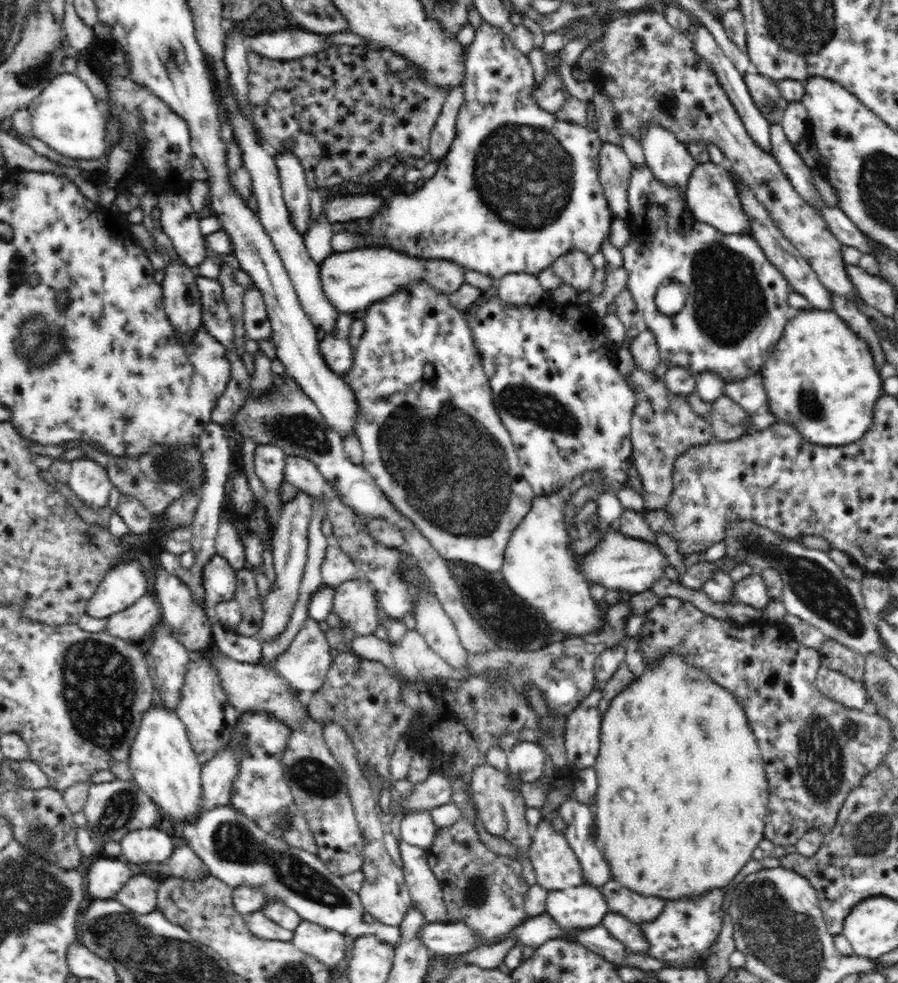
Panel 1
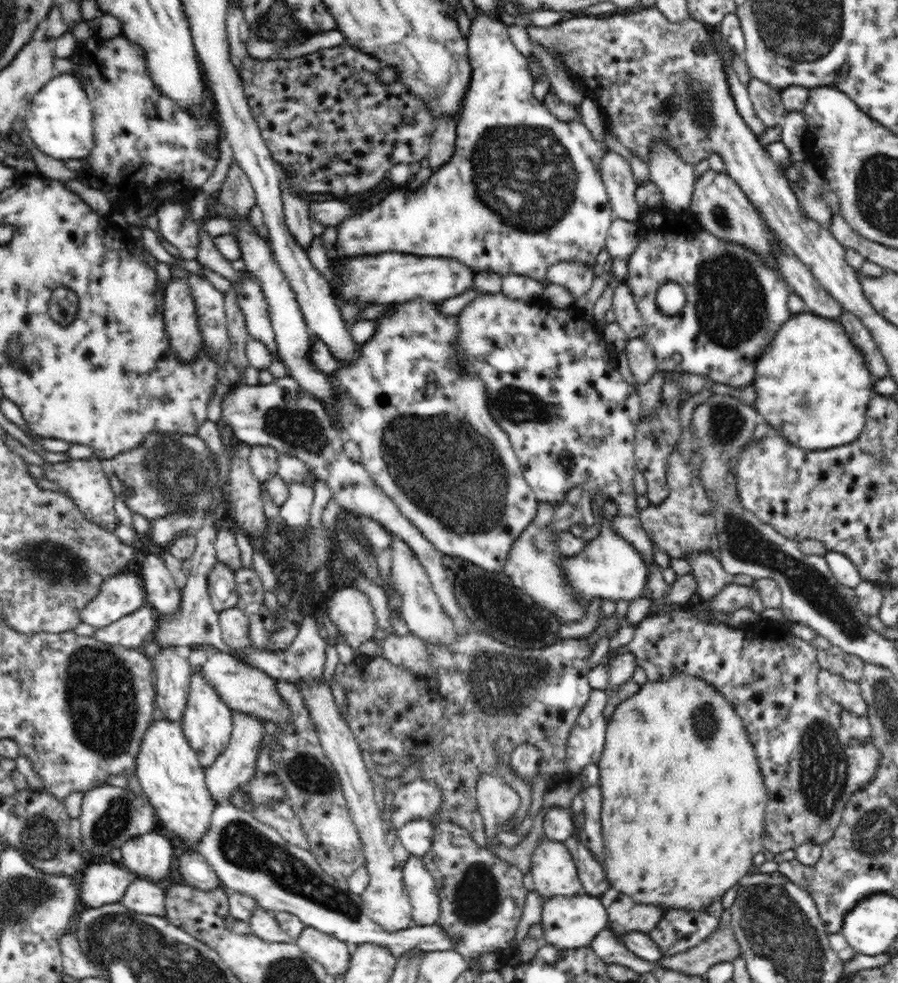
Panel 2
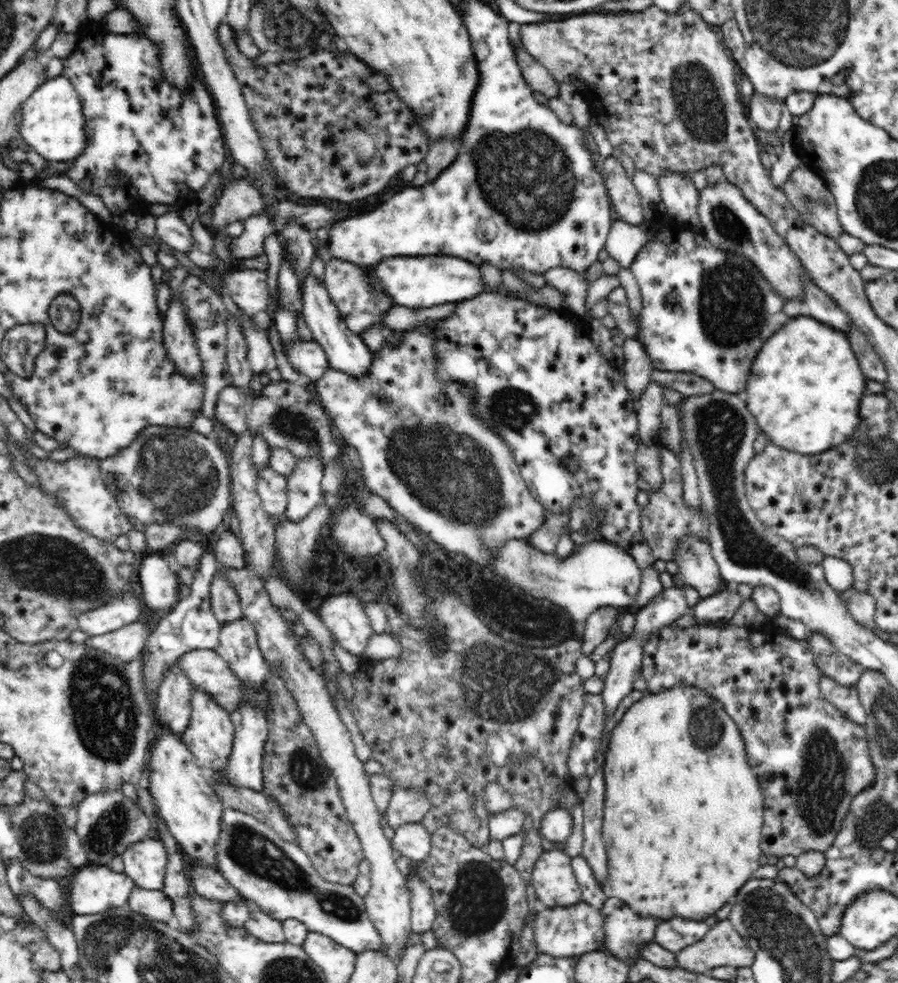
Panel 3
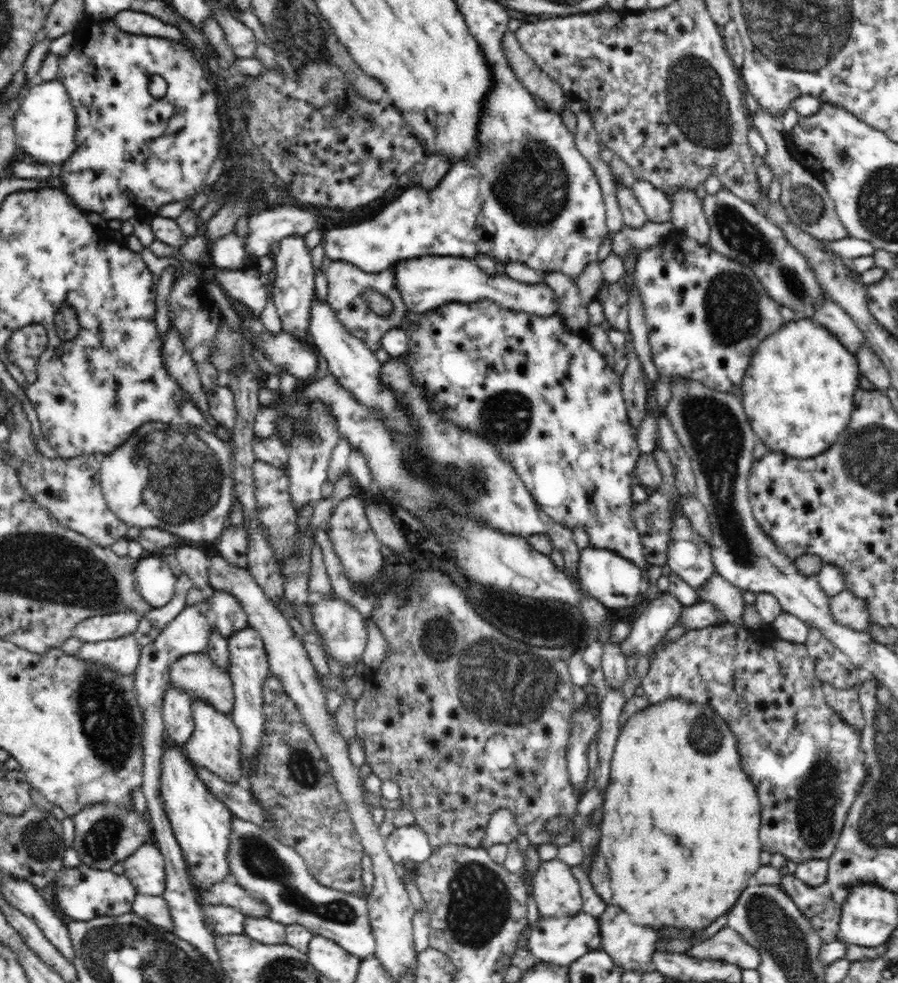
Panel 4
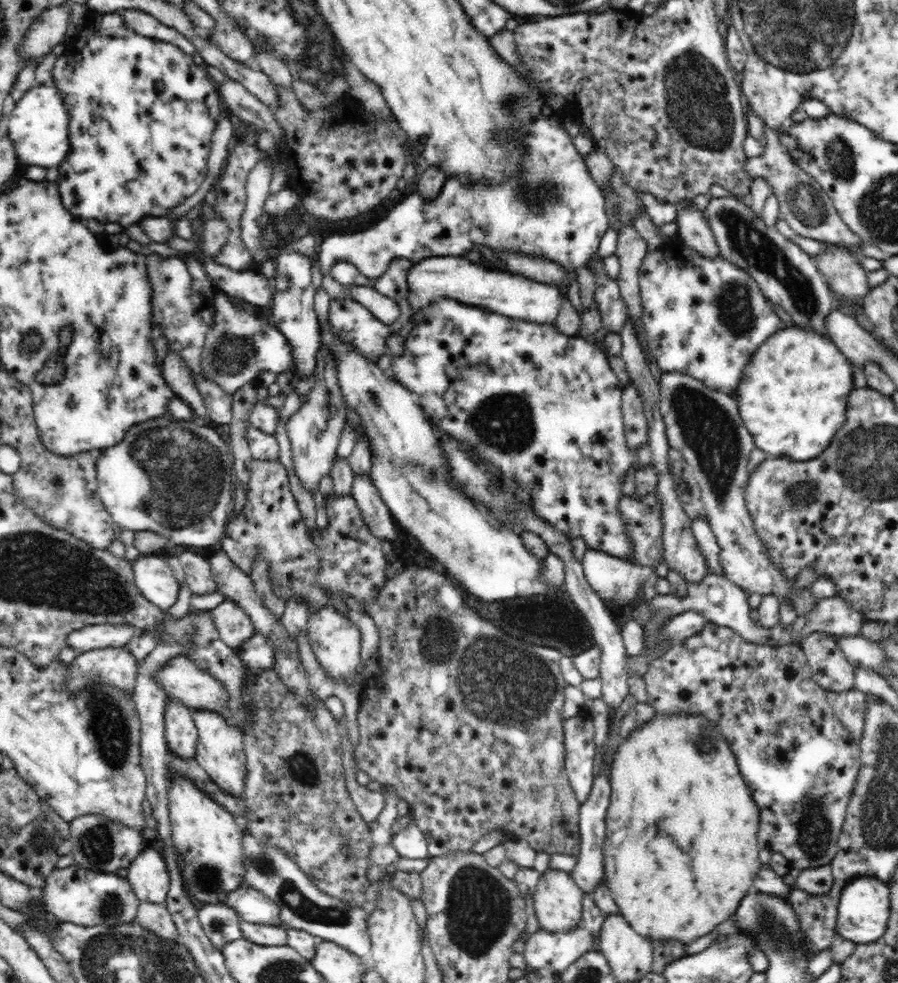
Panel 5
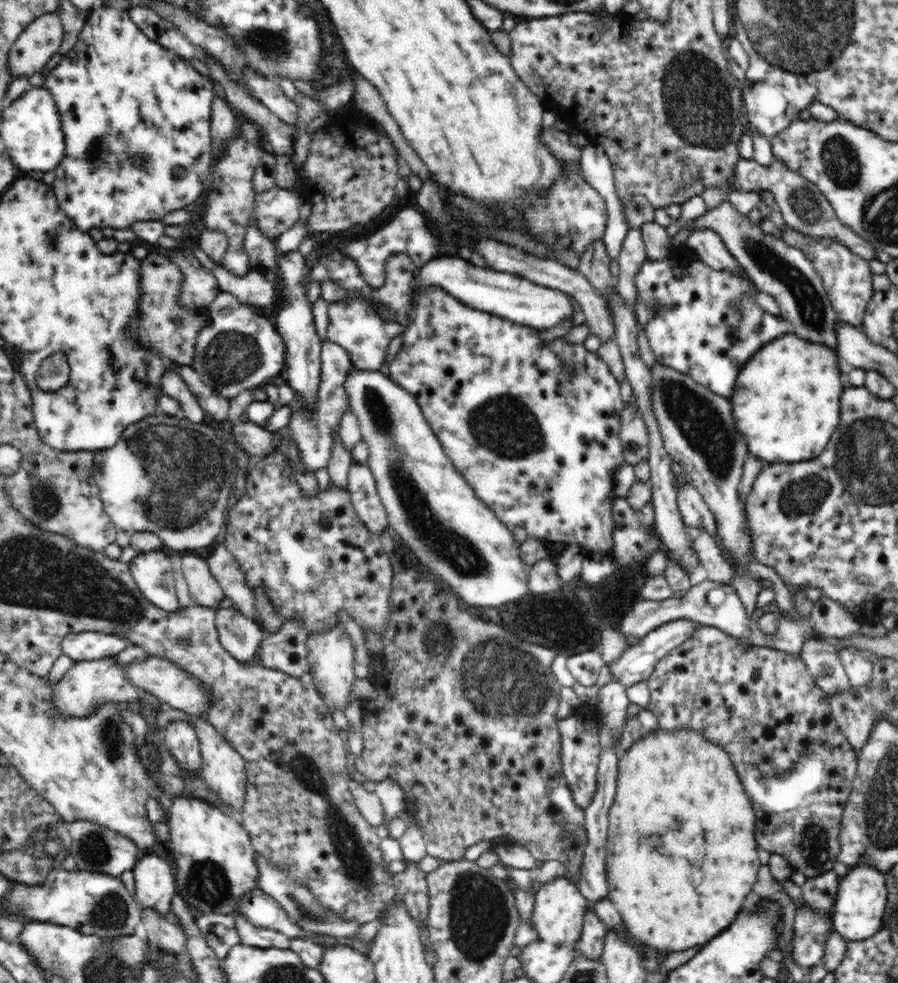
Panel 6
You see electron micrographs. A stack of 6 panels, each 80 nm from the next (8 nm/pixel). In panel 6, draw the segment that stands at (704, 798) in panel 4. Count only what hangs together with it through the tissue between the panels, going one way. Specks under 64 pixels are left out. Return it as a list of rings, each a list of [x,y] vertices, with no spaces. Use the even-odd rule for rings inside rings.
[[[658,729],[656,733],[638,740],[628,751],[620,753],[617,792],[614,803],[609,811],[609,826],[607,830],[608,850],[605,852],[605,870],[607,873],[607,897],[613,907],[622,917],[623,923],[629,934],[639,940],[641,944],[651,946],[655,951],[667,950],[668,952],[682,952],[688,948],[709,943],[714,936],[730,927],[734,918],[745,907],[744,902],[749,902],[753,897],[752,888],[757,880],[761,863],[758,857],[758,848],[755,839],[755,812],[752,802],[748,799],[744,786],[738,773],[732,767],[732,761],[724,748],[714,745],[702,737],[696,730],[673,730],[666,732]]]

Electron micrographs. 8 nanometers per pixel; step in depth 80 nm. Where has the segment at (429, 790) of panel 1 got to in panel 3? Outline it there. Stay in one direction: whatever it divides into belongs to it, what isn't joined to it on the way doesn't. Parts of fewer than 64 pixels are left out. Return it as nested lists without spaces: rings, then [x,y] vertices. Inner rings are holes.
[[[395,787],[386,810],[389,826],[393,829],[412,822],[421,822],[430,810],[430,799],[424,792]]]

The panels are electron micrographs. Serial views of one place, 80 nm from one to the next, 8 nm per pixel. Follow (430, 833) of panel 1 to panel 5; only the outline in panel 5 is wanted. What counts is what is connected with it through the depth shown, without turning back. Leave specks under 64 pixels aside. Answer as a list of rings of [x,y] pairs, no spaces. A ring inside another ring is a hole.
[[[410,822],[404,828],[397,828],[390,838],[390,845],[398,853],[399,858],[414,860],[429,859],[428,841],[419,824]]]

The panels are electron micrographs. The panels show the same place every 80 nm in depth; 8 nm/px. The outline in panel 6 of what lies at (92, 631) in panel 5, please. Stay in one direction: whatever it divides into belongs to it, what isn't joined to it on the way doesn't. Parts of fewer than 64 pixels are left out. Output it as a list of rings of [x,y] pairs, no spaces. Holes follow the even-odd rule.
[[[78,632],[70,633],[61,640],[61,654],[72,659],[72,662],[80,660],[100,660],[106,656],[116,656],[129,646],[129,640],[115,634],[103,632]]]

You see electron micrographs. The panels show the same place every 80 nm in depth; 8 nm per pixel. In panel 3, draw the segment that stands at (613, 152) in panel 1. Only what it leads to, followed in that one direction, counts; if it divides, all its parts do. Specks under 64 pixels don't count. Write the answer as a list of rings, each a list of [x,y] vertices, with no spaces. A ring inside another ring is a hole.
[[[616,156],[603,158],[602,176],[606,185],[611,205],[614,205],[620,219],[630,224],[639,225],[645,220],[640,195],[628,178],[622,163]]]

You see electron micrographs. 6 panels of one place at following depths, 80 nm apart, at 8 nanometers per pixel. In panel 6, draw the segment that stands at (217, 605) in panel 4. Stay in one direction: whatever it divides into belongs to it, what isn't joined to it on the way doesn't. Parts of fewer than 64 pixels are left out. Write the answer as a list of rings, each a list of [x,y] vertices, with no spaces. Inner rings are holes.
[[[235,606],[215,611],[215,623],[222,646],[238,661],[256,665],[256,654],[263,629],[252,617],[242,614]]]

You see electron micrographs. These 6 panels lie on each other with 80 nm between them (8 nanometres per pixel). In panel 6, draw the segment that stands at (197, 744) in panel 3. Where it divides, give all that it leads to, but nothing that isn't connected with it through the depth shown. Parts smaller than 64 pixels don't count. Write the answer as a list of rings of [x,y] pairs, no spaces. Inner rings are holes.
[[[203,716],[196,717],[193,726],[198,736],[202,756],[202,777],[204,777],[205,783],[210,787],[210,791],[214,792],[214,795],[222,801],[222,805],[224,805],[222,809],[236,820],[239,820],[240,814],[243,812],[248,788],[245,770],[246,761],[242,759],[236,748],[232,748],[230,743],[226,743],[224,737]]]

